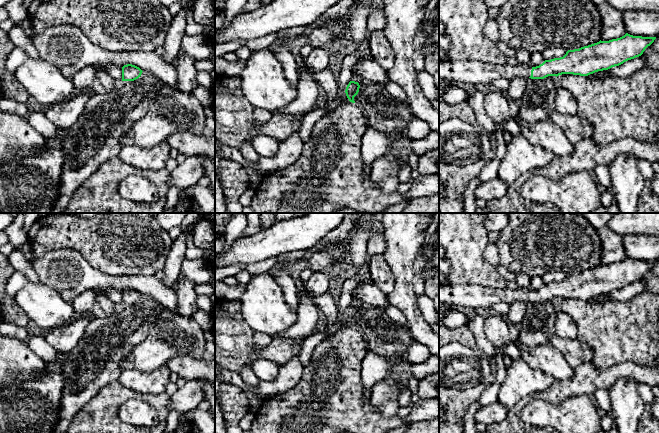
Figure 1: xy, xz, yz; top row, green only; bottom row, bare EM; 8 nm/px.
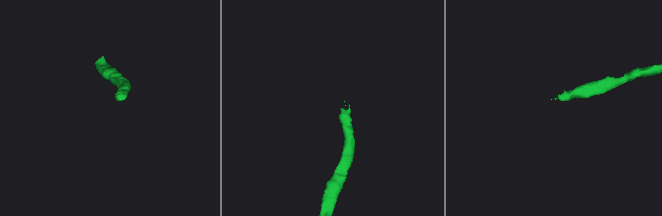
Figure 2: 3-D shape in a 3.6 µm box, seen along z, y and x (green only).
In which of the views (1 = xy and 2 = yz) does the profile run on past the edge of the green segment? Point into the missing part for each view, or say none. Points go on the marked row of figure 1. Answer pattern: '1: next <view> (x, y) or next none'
1: next none
2: next yz (472, 74)

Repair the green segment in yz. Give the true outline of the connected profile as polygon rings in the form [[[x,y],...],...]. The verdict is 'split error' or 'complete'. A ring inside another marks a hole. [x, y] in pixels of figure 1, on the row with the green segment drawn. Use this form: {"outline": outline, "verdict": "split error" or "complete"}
{"outline": [[[624,36],[609,41],[568,50],[563,57],[545,60],[536,67],[529,65],[491,65],[481,61],[439,61],[439,81],[462,85],[469,89],[485,89],[495,79],[526,77],[544,79],[548,76],[573,74],[588,76],[608,70],[639,57],[656,37]]], "verdict": "split error"}

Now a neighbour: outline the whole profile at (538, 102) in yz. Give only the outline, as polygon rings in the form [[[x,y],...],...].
[[[556,76],[544,79],[528,78],[526,91],[521,98],[522,104],[513,118],[529,124],[550,118],[556,111],[557,87]]]

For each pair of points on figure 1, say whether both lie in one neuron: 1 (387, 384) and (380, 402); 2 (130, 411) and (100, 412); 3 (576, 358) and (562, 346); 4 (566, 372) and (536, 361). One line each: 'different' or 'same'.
1: same
2: different
3: same
4: same

